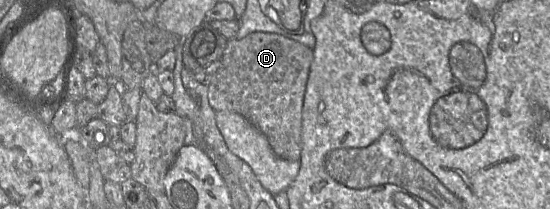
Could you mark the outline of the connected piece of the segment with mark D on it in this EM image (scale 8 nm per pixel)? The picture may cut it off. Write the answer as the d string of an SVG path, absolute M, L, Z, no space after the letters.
M253 32L244 38L228 40L221 66L208 86L208 101L214 111L229 111L243 116L267 138L275 155L299 161L302 150L302 108L313 50L276 33Z

